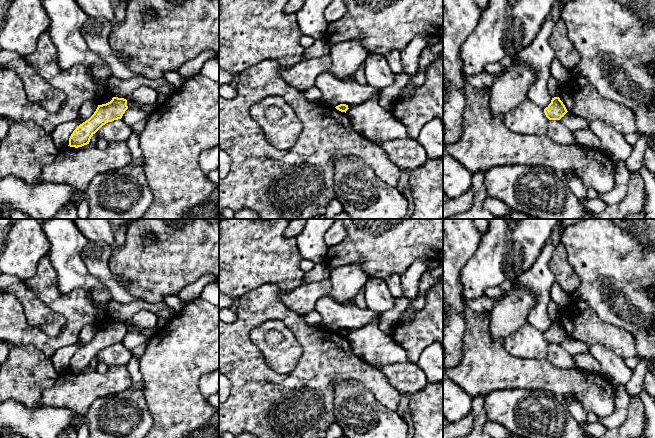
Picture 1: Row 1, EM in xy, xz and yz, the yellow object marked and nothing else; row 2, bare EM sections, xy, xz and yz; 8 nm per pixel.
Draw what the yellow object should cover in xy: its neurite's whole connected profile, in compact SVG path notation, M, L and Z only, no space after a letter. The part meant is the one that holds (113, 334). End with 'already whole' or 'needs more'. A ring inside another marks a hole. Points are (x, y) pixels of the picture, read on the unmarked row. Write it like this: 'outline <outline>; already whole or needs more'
outline M113 321L106 328L98 329L94 338L73 355L68 370L78 372L89 368L91 361L103 349L121 343L127 333L127 324L118 321Z; already whole

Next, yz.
outline M559 321L552 322L551 327L544 333L544 337L549 344L560 344L567 336Z; already whole

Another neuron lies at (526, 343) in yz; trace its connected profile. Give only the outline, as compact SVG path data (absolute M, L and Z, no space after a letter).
M525 323L514 334L504 340L504 346L510 355L521 359L547 359L549 343L544 333Z

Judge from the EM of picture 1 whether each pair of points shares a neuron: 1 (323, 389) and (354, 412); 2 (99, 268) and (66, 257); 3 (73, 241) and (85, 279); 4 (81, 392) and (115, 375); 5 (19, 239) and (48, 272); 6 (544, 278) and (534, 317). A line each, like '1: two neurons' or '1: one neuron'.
1: two neurons
2: two neurons
3: one neuron
4: one neuron
5: two neurons
6: one neuron

